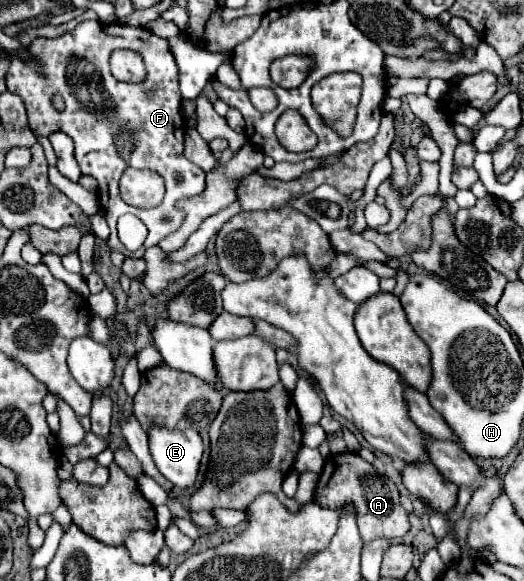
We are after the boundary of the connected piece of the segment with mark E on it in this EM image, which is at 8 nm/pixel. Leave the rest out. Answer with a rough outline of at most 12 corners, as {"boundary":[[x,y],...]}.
{"boundary":[[149,430],[159,472],[191,488],[203,458],[195,430]]}

